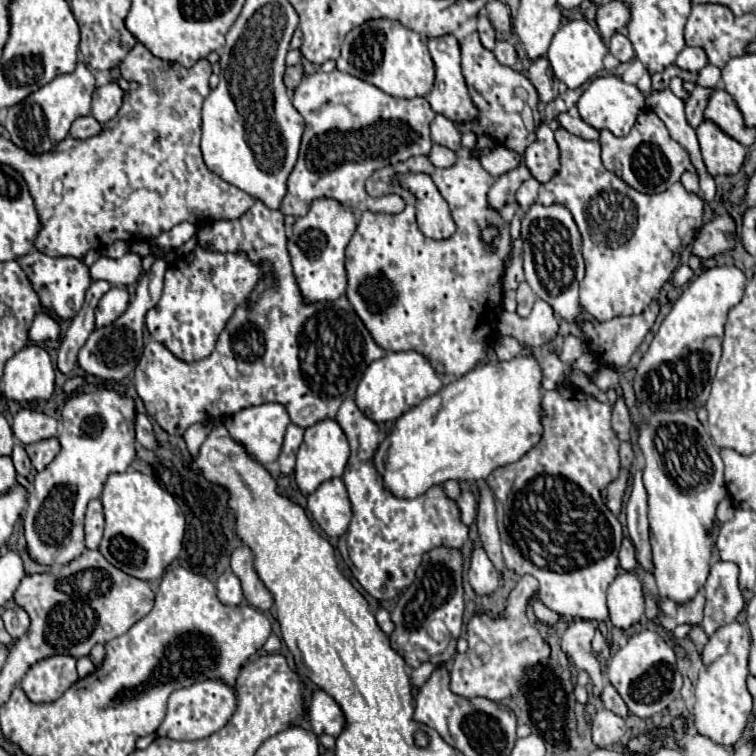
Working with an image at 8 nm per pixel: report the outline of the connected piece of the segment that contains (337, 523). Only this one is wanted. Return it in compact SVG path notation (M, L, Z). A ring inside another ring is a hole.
M331 478L319 484L319 488L307 496L307 508L321 530L333 538L345 534L353 518L351 502L341 478Z

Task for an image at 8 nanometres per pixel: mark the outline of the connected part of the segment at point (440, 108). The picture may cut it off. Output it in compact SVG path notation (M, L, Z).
M445 34L439 38L429 38L427 42L429 54L433 58L435 64L435 86L431 90L431 94L427 96L427 102L431 104L433 112L445 116L447 120L459 124L459 122L469 122L477 118L477 108L473 106L467 86L465 86L465 78L461 74L461 54L459 54L459 42L453 34Z

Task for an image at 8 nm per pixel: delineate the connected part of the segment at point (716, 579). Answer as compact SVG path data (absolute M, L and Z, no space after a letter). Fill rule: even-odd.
M717 560L711 566L709 578L705 582L705 618L701 626L707 636L711 636L717 628L735 620L735 616L743 610L743 594L737 582L739 568L733 562Z

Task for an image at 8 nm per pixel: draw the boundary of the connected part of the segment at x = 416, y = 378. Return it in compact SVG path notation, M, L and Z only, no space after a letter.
M415 350L387 352L381 360L375 360L371 366L367 366L357 386L355 402L367 418L371 418L377 424L383 424L383 422L393 422L403 412L417 406L421 400L433 396L435 392L441 390L441 386L443 386L441 378L437 376L431 362L423 354Z

